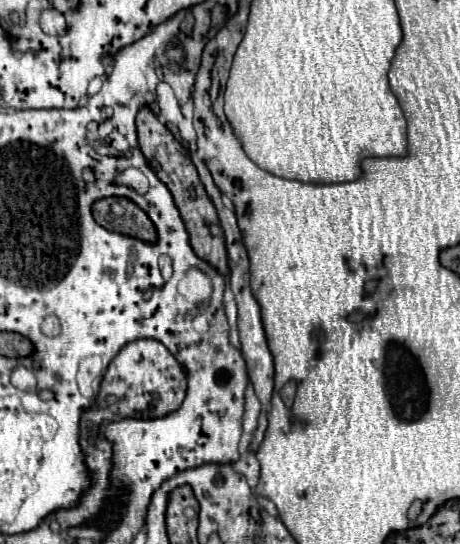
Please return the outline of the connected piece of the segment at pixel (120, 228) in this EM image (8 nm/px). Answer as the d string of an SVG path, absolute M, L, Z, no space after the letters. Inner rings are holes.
M101 198L93 204L91 210L95 222L107 230L135 236L145 242L155 242L157 238L149 216L129 198Z

